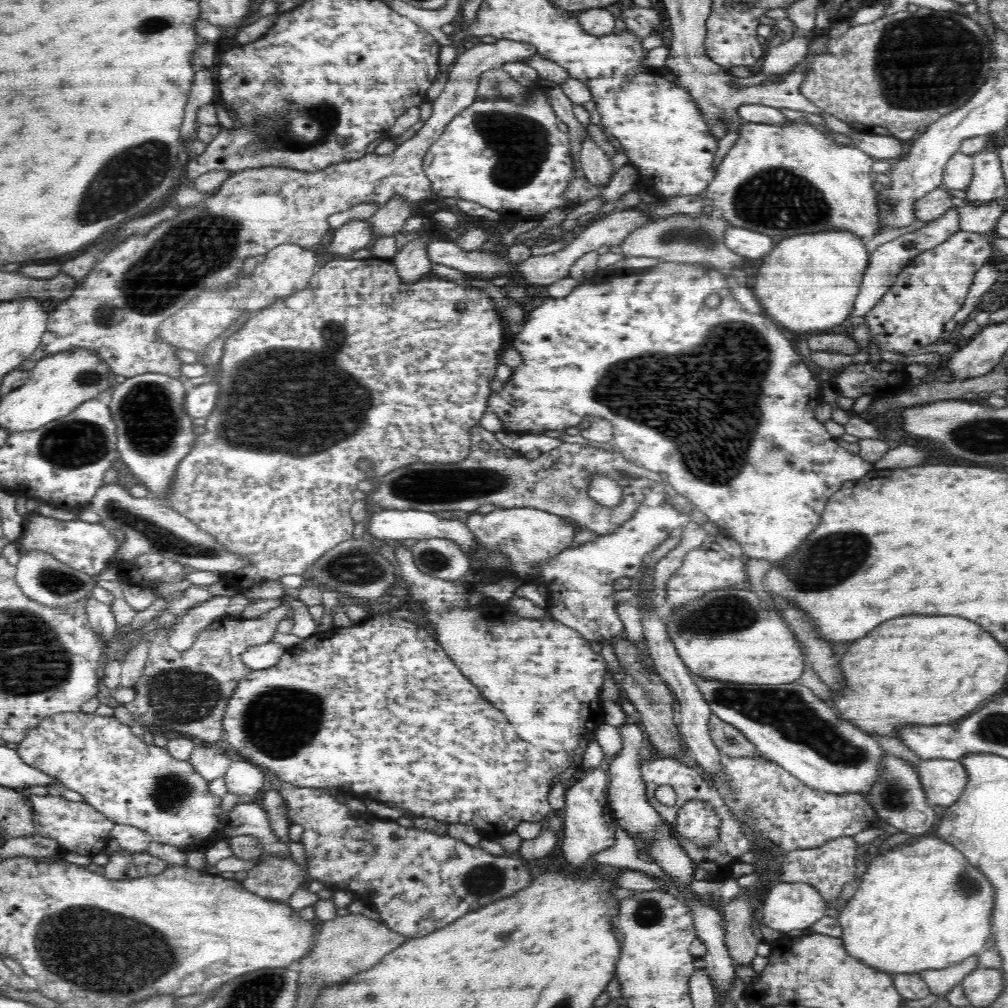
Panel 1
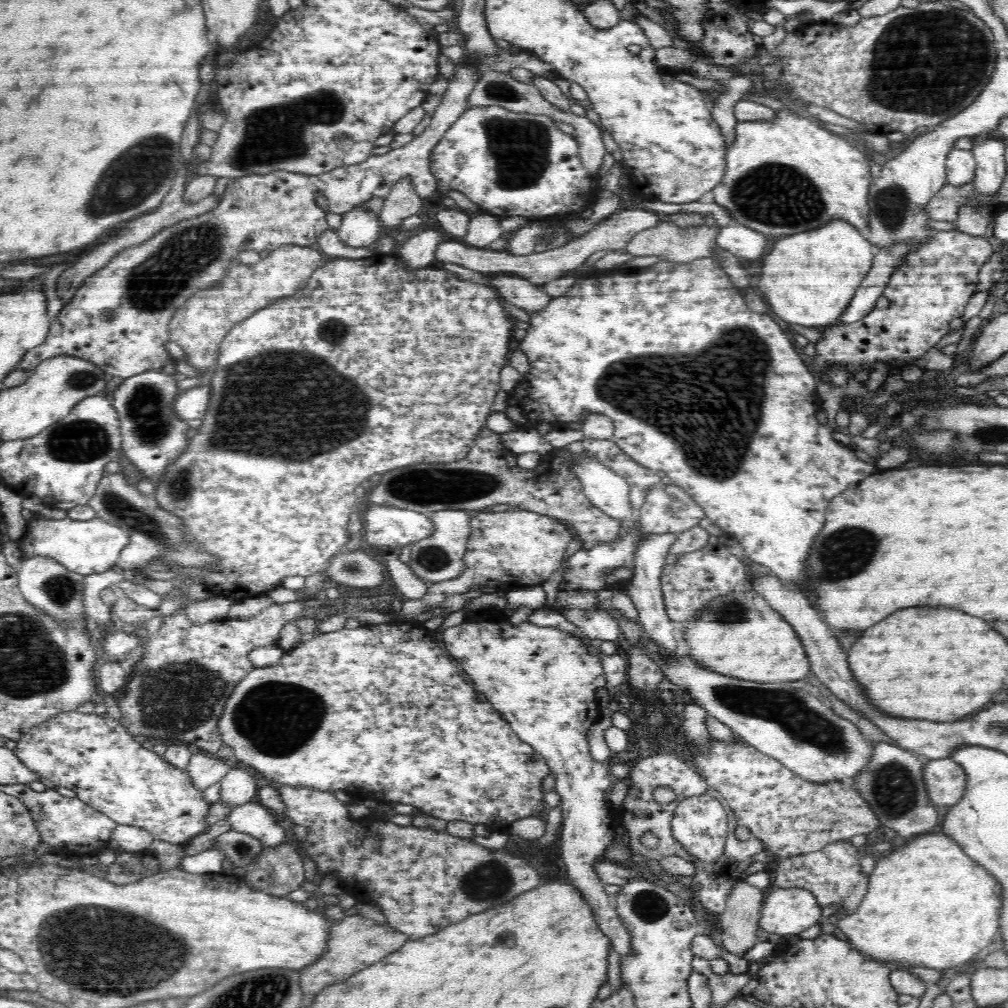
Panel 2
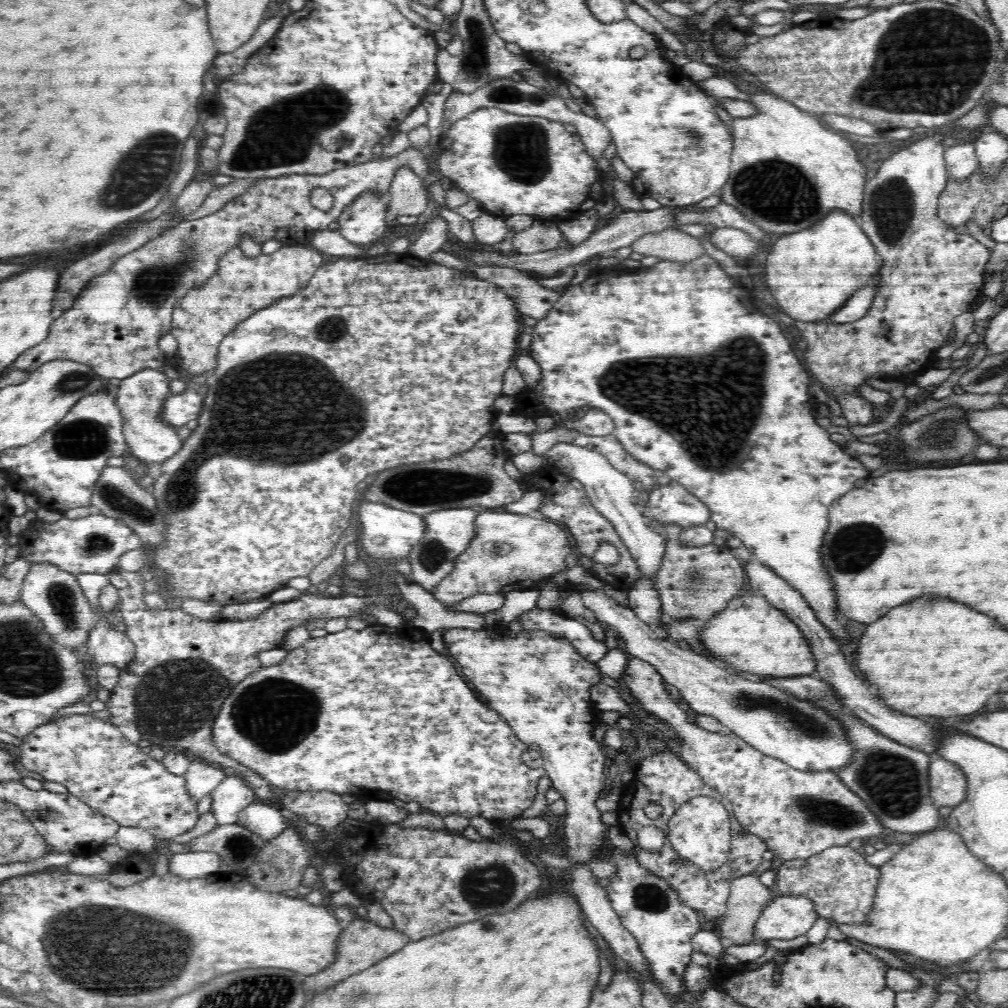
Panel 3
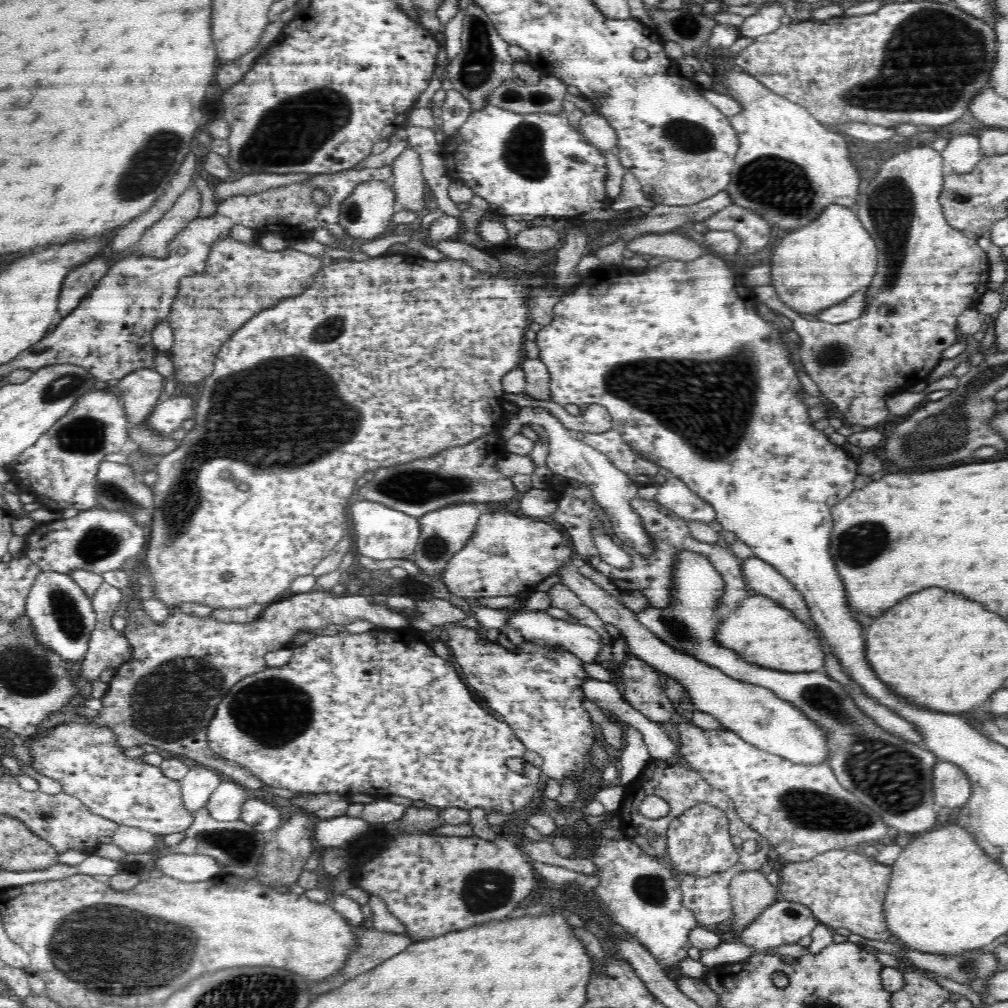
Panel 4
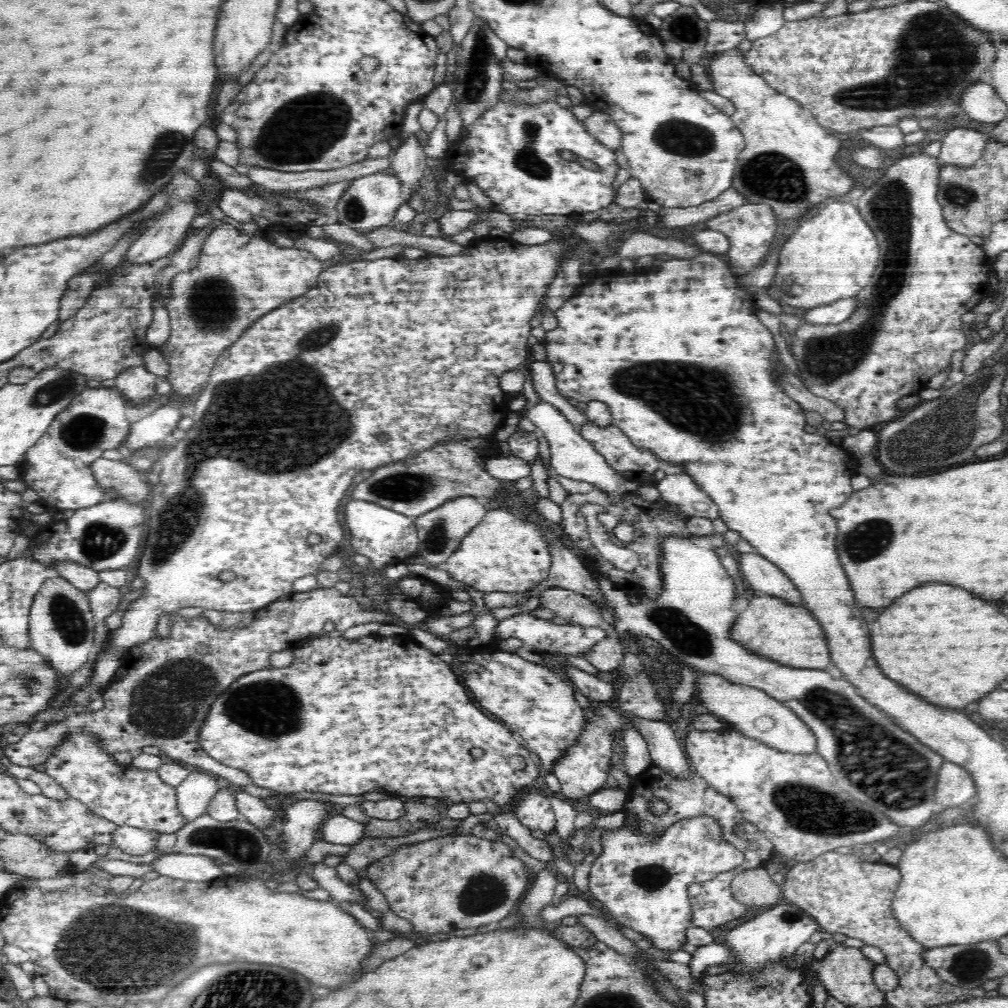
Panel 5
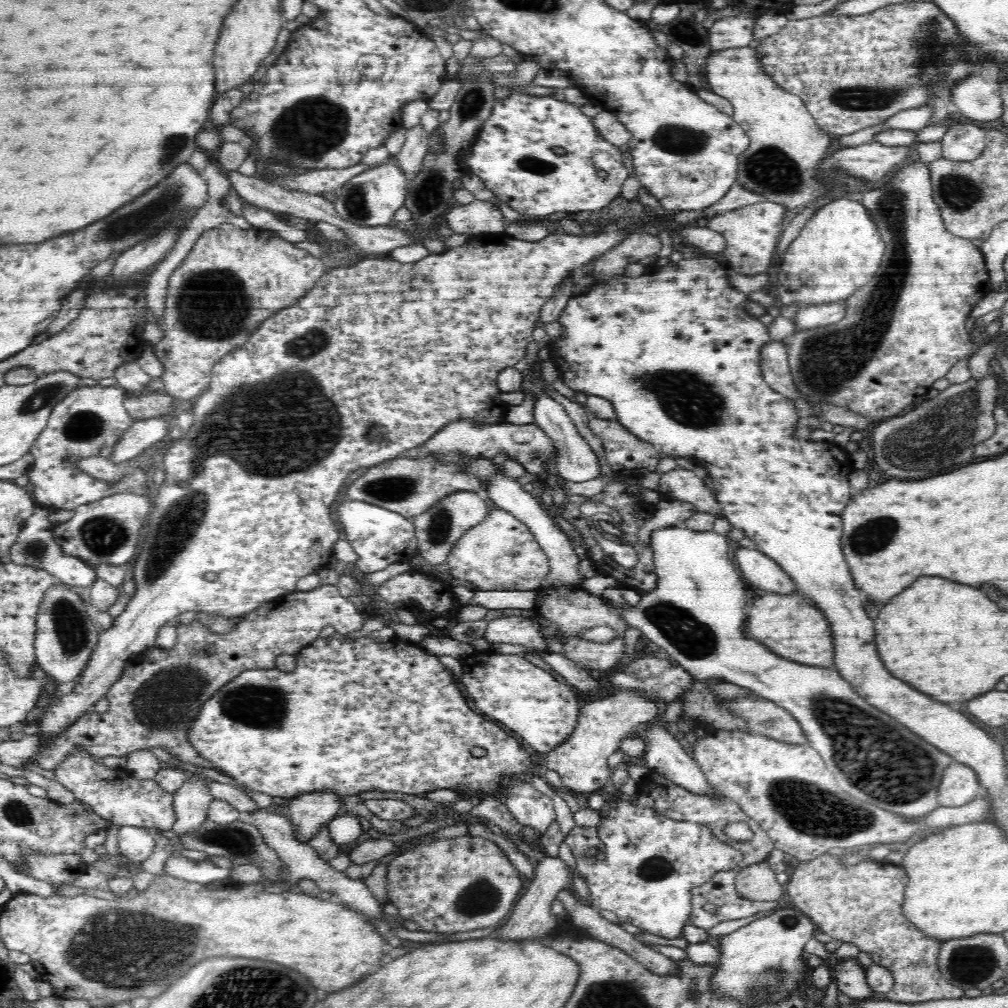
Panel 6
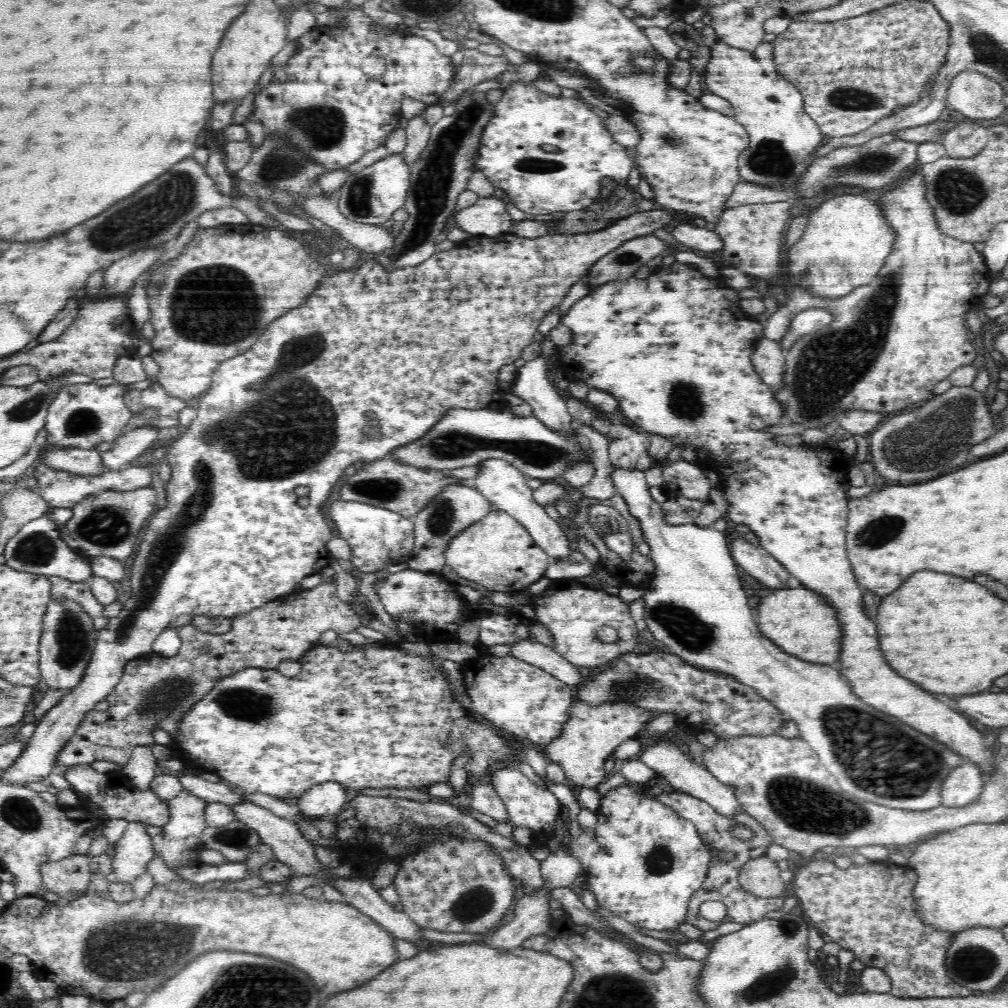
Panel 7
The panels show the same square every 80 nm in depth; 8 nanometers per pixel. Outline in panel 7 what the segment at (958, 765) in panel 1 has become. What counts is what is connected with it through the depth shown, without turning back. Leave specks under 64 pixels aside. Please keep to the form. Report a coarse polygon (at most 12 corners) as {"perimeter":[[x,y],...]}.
{"perimeter":[[964,762],[946,776],[942,805],[966,806],[984,785],[980,767]]}

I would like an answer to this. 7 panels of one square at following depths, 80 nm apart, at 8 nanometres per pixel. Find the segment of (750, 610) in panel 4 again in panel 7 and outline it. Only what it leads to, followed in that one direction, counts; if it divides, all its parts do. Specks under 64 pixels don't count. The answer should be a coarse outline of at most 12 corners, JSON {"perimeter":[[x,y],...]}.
{"perimeter":[[802,584],[762,593],[762,635],[804,661],[837,666],[838,612]]}

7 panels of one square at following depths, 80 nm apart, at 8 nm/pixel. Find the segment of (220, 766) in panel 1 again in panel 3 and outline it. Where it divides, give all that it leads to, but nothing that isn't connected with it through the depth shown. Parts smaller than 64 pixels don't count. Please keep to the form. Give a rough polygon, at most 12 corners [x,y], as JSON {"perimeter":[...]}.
{"perimeter":[[192,759],[185,775],[189,797],[208,796],[227,777],[224,768]]}

